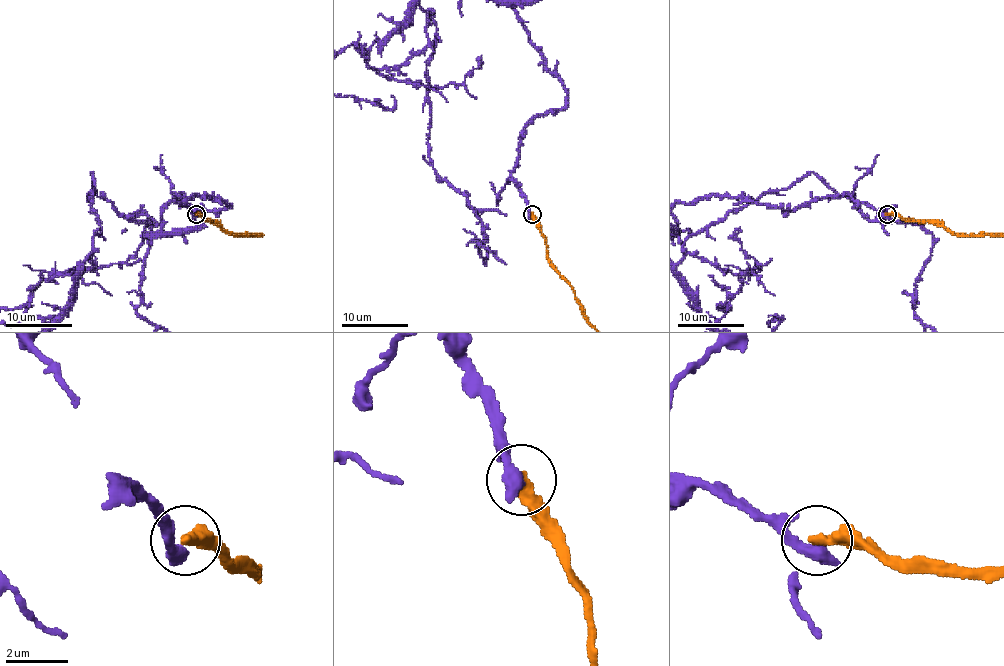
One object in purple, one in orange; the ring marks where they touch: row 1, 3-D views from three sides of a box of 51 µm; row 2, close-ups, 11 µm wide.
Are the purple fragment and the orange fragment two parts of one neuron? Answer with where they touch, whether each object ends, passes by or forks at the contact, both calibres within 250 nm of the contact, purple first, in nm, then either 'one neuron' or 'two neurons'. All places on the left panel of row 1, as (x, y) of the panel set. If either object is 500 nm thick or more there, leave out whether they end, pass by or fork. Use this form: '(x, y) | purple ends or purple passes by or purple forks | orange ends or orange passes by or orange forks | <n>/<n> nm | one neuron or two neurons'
(196, 214) | 500/400 nm | two neurons

